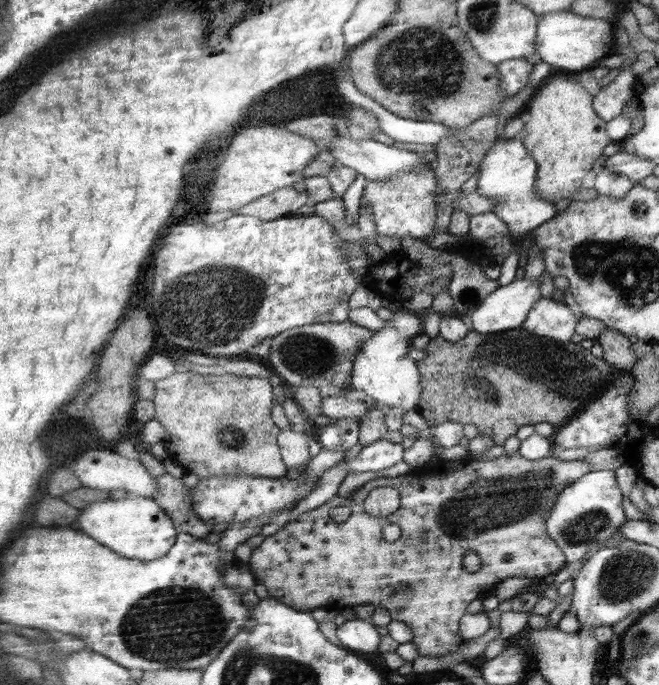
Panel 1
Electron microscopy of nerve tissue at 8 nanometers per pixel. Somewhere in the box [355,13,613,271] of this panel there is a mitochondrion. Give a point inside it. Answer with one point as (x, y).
(407, 64)

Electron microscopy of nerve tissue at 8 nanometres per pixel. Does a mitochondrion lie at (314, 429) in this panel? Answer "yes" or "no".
no

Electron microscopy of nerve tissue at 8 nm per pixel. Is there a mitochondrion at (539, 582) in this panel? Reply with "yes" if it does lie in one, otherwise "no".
no

